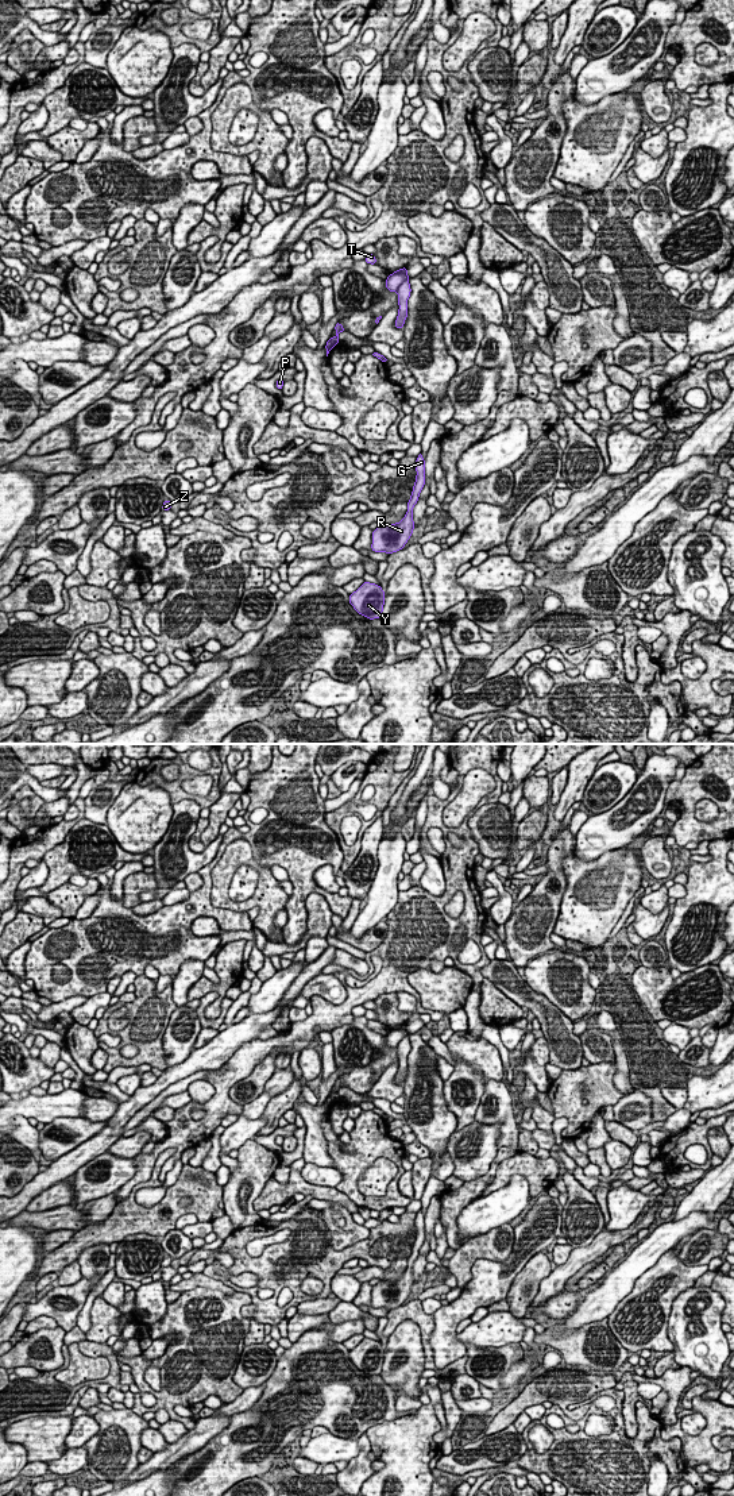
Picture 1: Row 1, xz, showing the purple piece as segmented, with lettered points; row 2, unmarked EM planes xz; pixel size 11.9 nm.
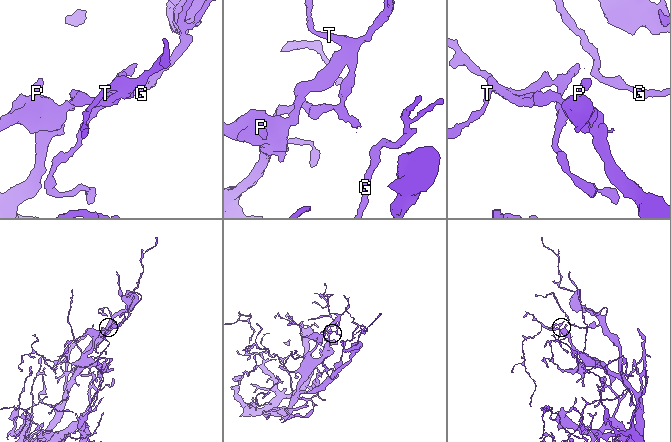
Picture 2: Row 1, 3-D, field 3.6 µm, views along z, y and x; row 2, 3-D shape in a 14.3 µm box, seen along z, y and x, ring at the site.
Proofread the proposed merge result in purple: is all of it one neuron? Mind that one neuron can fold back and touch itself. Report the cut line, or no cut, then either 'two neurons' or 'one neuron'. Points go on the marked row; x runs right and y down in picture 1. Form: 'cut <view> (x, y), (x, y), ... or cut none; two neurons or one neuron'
cut xz (405, 274), (405, 278), (396, 290); two neurons

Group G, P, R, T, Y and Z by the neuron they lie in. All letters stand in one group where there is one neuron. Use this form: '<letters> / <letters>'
G P R Y Z / T

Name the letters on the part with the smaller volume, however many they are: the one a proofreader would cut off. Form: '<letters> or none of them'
T

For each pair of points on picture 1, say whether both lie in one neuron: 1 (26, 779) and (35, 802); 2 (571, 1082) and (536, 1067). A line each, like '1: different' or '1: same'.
1: different
2: different

